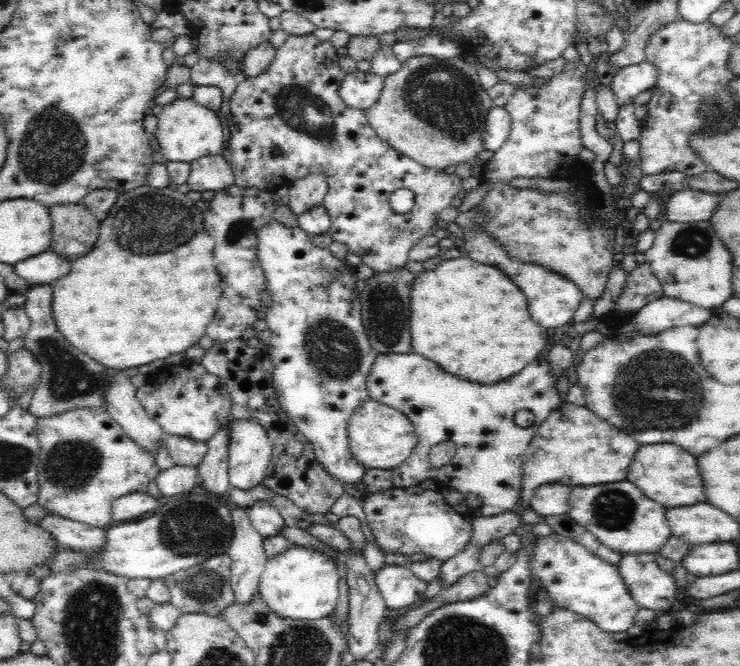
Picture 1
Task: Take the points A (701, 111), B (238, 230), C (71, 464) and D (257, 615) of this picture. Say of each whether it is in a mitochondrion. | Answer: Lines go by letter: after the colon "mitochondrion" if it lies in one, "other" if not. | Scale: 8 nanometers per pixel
A: mitochondrion
B: mitochondrion
C: mitochondrion
D: mitochondrion

